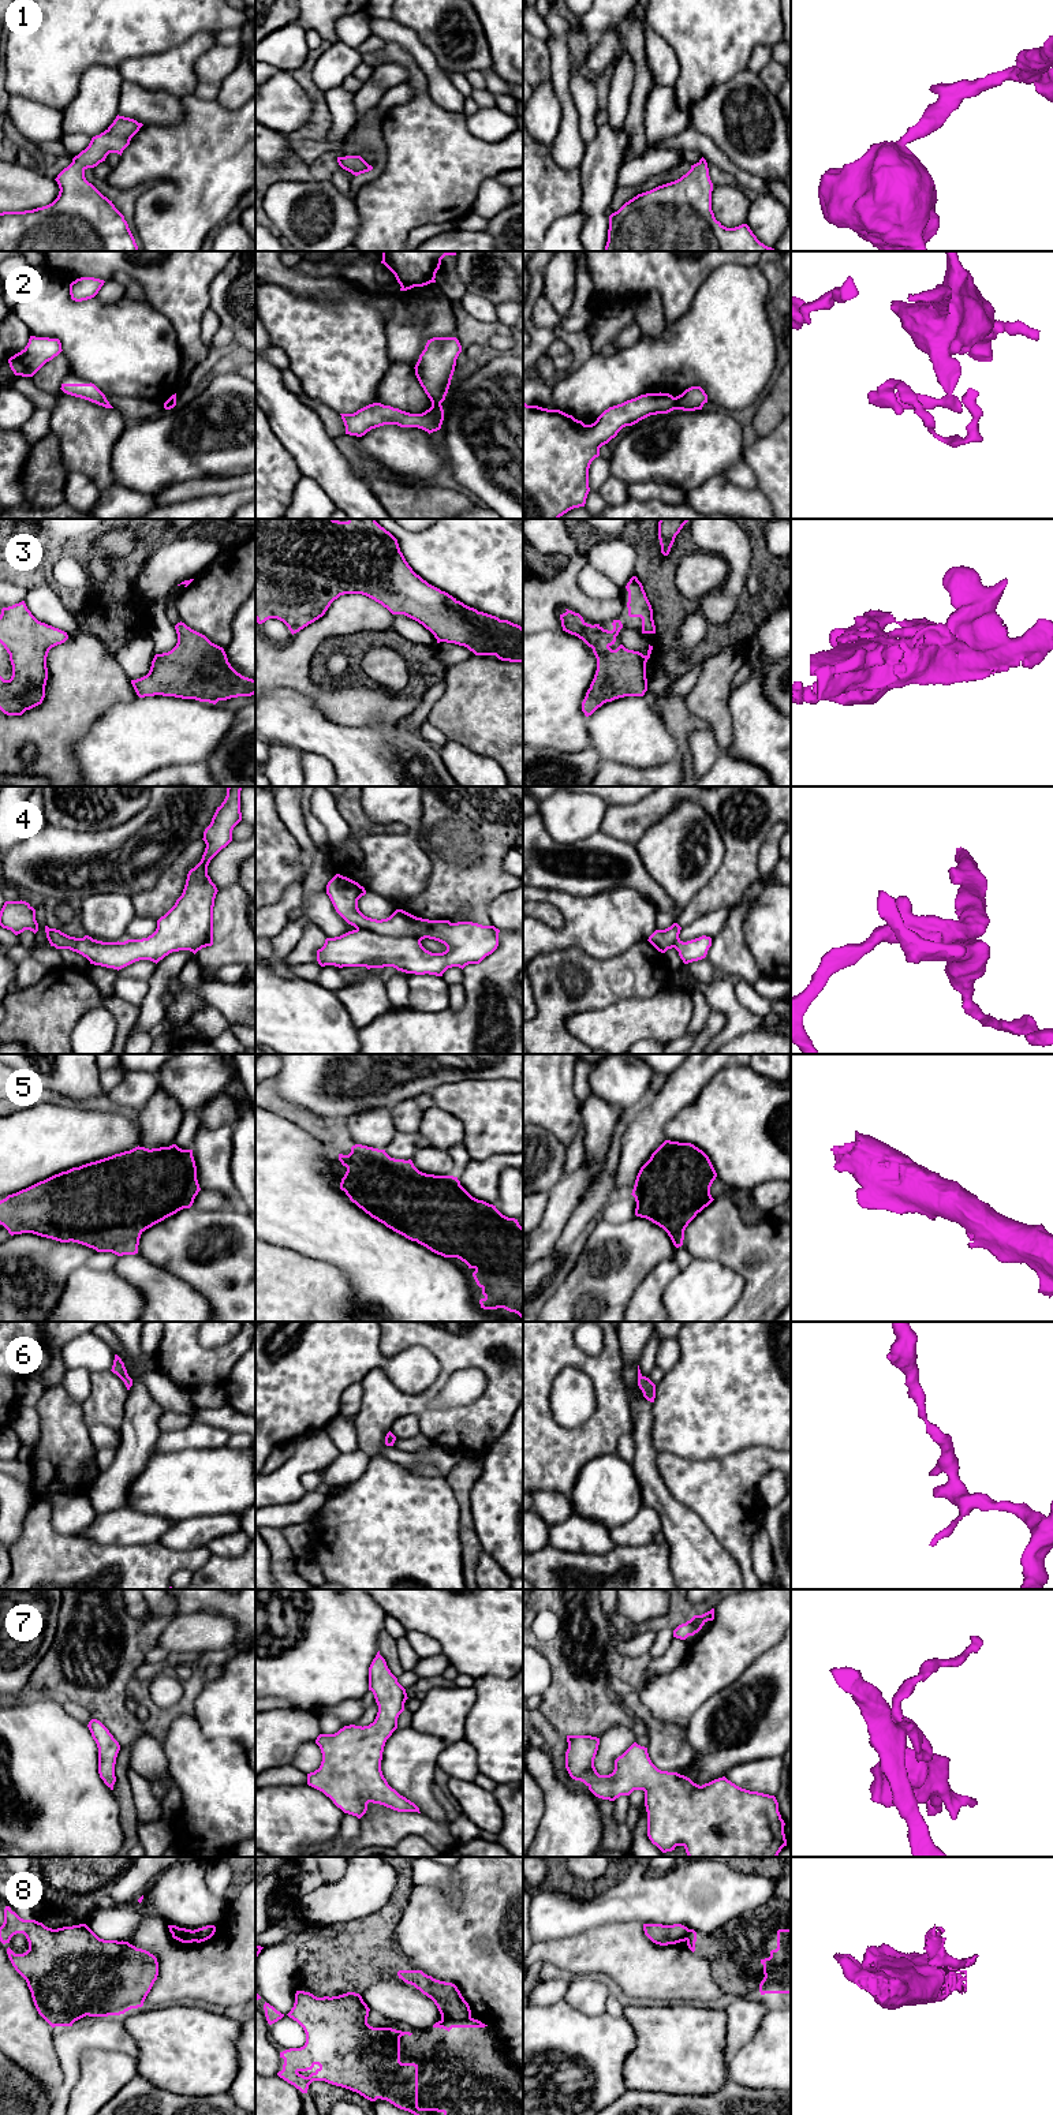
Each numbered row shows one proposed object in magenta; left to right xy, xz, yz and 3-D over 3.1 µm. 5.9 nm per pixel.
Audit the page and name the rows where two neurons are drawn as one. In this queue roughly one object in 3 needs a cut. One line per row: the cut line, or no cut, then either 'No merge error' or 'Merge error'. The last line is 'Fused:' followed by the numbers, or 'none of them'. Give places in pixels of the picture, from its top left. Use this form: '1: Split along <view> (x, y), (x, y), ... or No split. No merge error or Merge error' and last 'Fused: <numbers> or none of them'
1: No split. No merge error
2: Split along yz (675, 398), (676, 408). Merge error
3: No split. No merge error
4: No split. No merge error
5: No split. No merge error
6: No split. No merge error
7: No split. No merge error
8: Split along xz (470, 2017), (441, 2020). Merge error
Fused: 2, 8

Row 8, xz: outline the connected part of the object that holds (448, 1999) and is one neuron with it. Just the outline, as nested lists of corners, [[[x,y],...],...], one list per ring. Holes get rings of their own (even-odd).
[[[399,1970],[397,1976],[430,1998],[437,2006],[441,2019],[471,2018],[470,2006],[455,1984],[436,1980],[422,1970]]]

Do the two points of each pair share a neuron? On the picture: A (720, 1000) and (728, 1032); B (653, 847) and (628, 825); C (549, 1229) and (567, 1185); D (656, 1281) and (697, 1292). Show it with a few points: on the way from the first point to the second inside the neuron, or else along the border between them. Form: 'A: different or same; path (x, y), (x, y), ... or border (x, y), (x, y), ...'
A: same; path (728, 1008), (731, 1011), (731, 1024)
B: different; border (665, 815), (654, 822), (635, 845)
C: same; path (555, 1218), (564, 1196)
D: different; border (680, 1270), (665, 1289), (664, 1307)

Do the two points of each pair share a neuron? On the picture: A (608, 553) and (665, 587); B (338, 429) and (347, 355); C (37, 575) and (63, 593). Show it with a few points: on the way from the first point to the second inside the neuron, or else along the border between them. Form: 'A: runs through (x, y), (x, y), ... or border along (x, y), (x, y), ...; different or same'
A: border along (622, 538), (635, 550), (635, 575); different
B: border along (310, 399), (324, 403), (339, 414); different
C: runs through (44, 576), (56, 587); same

